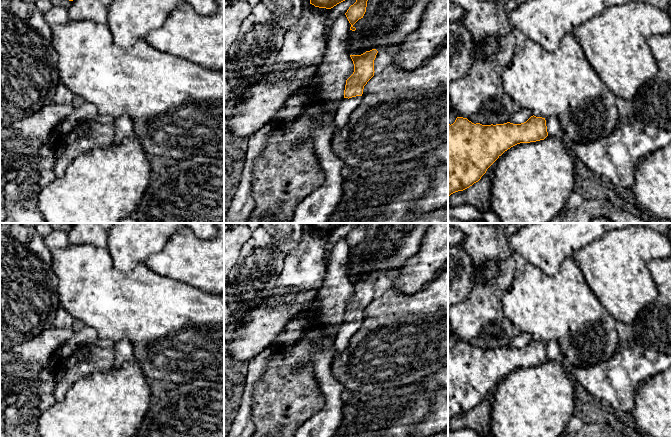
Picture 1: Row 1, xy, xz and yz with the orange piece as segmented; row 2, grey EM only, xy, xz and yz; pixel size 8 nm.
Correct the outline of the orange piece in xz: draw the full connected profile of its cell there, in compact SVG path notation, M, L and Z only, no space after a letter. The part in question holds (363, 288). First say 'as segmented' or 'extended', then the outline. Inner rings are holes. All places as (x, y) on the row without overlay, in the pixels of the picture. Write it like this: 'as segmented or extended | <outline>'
extended | M372 273L361 279L350 279L354 296L346 304L344 322L337 327L334 357L347 348L350 339L361 327L364 310L374 300L374 284L377 277L376 273Z

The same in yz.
extended | M533 339L521 348L507 346L496 349L474 348L467 342L457 341L453 348L448 348L448 422L478 406L487 393L511 371L544 364L547 360L562 363L565 370L572 373L585 390L618 412L631 412L640 384L671 366L671 354L627 345L598 365L577 367L565 362L564 354L556 341L542 342Z

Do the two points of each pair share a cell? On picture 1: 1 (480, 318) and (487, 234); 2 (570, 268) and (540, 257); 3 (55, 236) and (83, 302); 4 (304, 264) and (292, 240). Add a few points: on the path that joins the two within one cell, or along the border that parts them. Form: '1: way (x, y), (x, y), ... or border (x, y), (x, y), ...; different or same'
1: way (486, 297), (506, 277), (506, 260), (502, 255); same
2: border (570, 256), (552, 274), (544, 274), (537, 267); different
3: border (68, 244), (64, 248), (50, 250); different
4: border (302, 233), (299, 246), (285, 256); different

